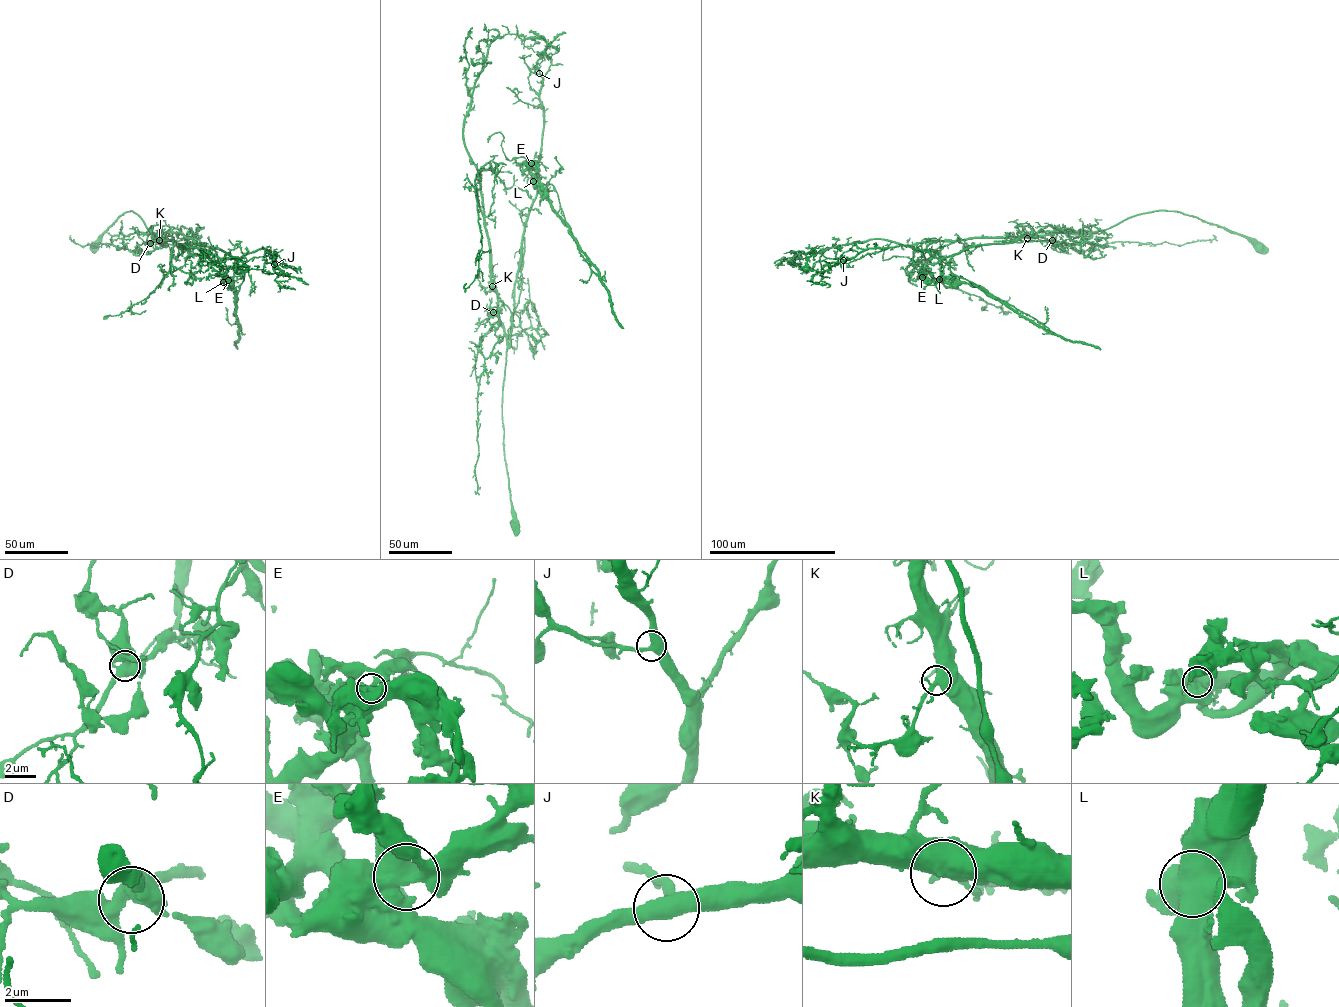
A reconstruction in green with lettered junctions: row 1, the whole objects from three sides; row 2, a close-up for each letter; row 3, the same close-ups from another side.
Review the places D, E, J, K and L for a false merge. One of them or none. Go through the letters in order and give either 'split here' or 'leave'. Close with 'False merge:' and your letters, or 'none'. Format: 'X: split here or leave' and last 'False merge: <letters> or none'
D: leave
E: split here
J: leave
K: leave
L: leave
False merge: E

